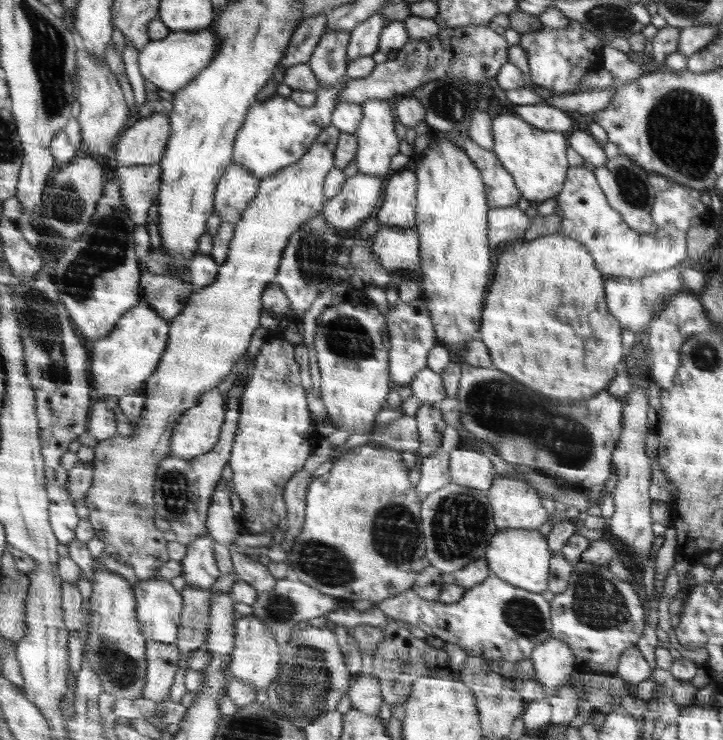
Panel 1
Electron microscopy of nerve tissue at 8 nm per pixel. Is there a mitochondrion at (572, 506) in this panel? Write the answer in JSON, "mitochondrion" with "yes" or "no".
{"mitochondrion":"no"}

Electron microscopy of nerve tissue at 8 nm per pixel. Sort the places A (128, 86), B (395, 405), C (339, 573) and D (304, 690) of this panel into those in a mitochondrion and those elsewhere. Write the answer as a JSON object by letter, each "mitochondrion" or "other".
{"A":"other","B":"other","C":"mitochondrion","D":"mitochondrion"}

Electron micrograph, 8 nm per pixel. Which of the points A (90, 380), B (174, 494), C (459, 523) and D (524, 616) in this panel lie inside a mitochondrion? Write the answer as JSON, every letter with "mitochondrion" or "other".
{"A":"other","B":"mitochondrion","C":"mitochondrion","D":"mitochondrion"}

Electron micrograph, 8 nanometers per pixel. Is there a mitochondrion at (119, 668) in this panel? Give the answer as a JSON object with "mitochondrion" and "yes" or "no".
{"mitochondrion":"yes"}

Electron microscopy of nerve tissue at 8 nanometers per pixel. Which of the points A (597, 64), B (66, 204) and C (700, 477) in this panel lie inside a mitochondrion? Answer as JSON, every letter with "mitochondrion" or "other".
{"A":"other","B":"mitochondrion","C":"other"}

